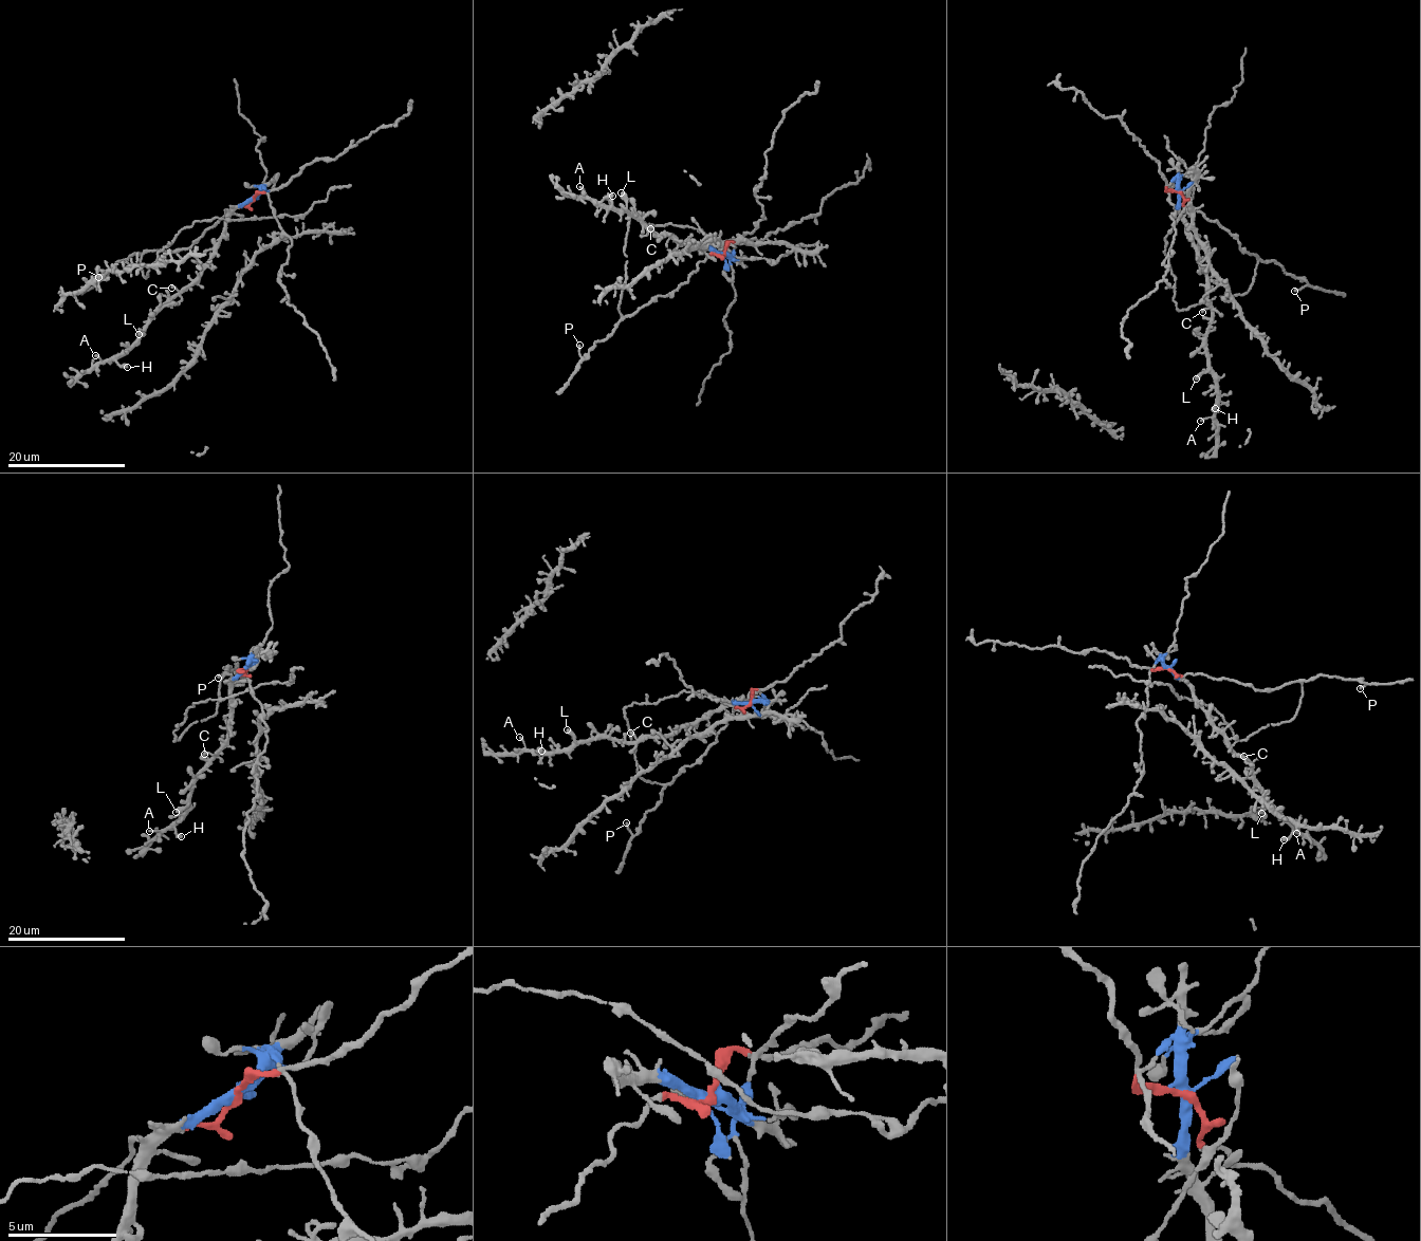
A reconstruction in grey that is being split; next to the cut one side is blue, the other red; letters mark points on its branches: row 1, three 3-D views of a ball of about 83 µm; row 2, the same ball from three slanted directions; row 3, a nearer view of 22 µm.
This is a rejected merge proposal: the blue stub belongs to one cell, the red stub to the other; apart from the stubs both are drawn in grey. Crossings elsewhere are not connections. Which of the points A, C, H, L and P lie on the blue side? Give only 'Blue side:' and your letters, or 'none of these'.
Blue side: A, C, H, L

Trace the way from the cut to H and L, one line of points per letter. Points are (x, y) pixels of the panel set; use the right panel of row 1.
H: (1178, 191), (1177, 208), (1206, 282), (1205, 299), (1211, 310), (1205, 352), (1207, 368), (1215, 383), (1215, 408)
L: (1178, 191), (1177, 208), (1206, 282), (1205, 299), (1211, 310), (1211, 328), (1205, 333), (1209, 369), (1195, 380)

